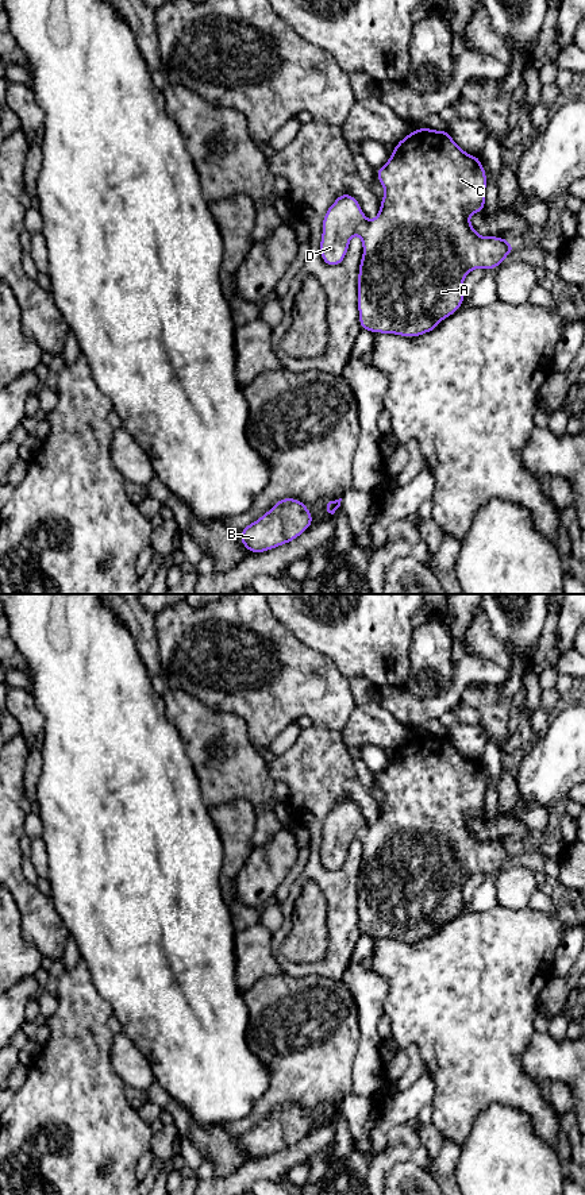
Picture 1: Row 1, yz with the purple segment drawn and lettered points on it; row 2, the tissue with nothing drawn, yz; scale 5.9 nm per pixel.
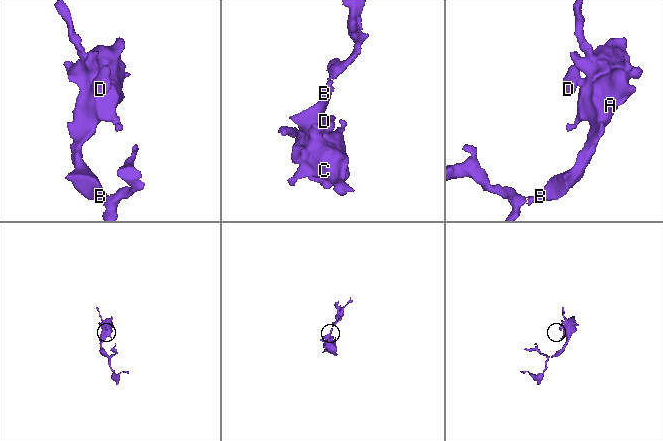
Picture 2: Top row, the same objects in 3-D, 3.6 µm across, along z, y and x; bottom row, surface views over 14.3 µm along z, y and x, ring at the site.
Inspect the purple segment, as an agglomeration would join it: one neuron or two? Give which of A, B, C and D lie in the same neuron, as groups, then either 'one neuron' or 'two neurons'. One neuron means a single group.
groups A B C D; one neuron

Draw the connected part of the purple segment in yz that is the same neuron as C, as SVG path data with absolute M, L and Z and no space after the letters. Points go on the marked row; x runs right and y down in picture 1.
M449 130L412 131L376 173L385 189L378 216L367 221L351 194L339 194L323 217L322 259L328 266L340 265L351 236L359 234L363 246L358 274L361 328L420 336L434 331L465 302L462 284L470 270L496 269L515 248L504 238L478 236L469 223L470 215L485 209L486 173L481 159L459 149Z

